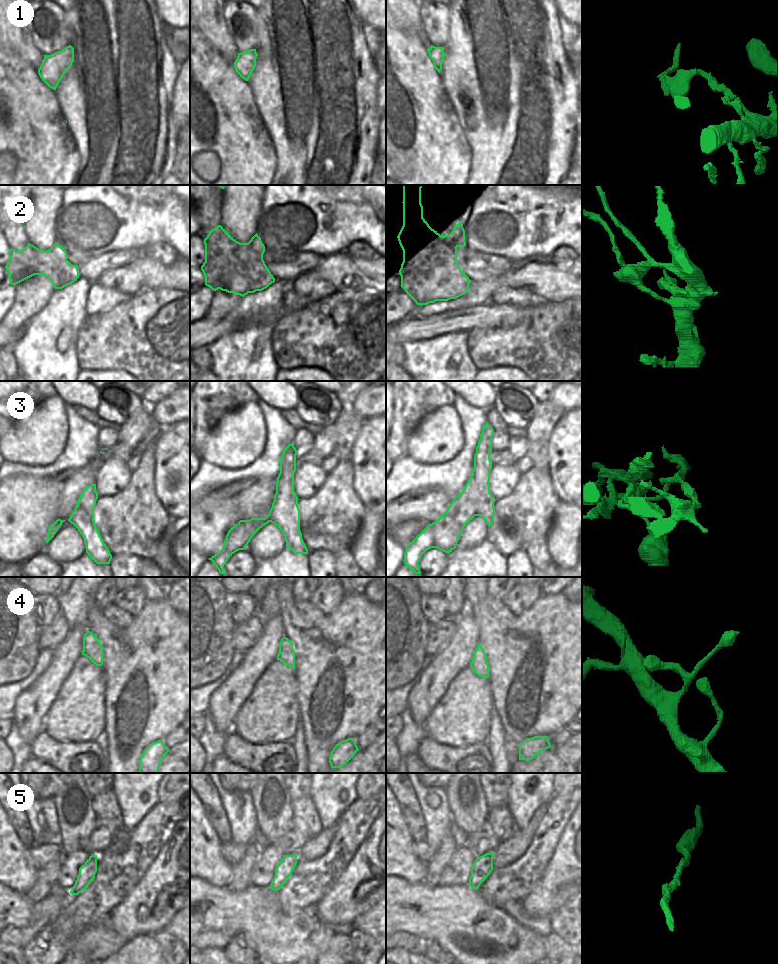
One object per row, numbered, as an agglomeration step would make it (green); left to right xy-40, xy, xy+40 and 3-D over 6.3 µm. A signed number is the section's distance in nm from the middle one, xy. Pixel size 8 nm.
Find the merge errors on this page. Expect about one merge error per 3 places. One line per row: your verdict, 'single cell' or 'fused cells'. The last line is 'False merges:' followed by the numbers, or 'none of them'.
1: fused cells
2: fused cells
3: fused cells
4: single cell
5: single cell
False merges: 1, 2, 3

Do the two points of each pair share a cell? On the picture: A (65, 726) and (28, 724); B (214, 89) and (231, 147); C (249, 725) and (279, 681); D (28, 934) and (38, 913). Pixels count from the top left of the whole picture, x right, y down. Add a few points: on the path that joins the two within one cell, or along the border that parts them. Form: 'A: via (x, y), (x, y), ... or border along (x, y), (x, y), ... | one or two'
A: border along (52, 704), (45, 715), (42, 729) | two
B: via (215, 103), (218, 111), (219, 133) | one
C: via (260, 714), (273, 701), (275, 692) | one
D: border along (50, 922), (41, 917), (27, 926), (10, 927) | two

